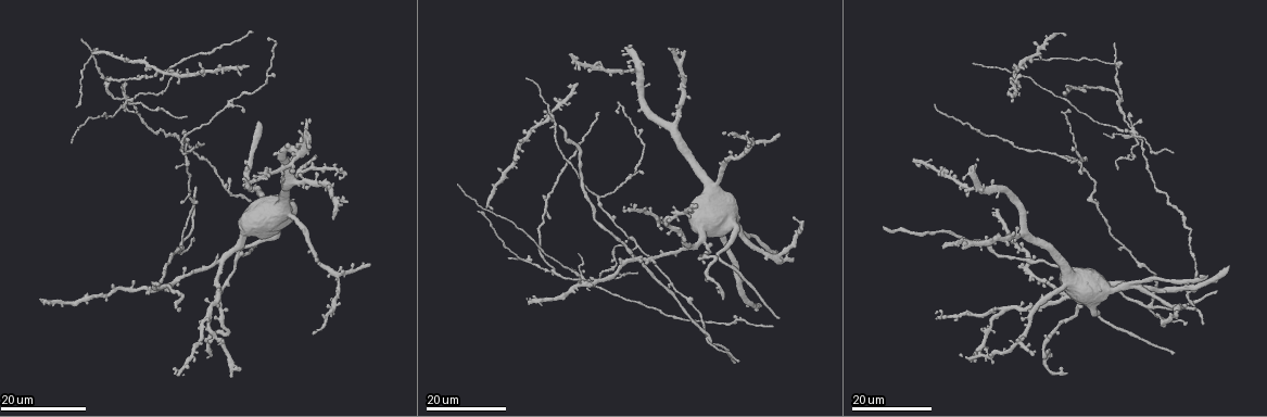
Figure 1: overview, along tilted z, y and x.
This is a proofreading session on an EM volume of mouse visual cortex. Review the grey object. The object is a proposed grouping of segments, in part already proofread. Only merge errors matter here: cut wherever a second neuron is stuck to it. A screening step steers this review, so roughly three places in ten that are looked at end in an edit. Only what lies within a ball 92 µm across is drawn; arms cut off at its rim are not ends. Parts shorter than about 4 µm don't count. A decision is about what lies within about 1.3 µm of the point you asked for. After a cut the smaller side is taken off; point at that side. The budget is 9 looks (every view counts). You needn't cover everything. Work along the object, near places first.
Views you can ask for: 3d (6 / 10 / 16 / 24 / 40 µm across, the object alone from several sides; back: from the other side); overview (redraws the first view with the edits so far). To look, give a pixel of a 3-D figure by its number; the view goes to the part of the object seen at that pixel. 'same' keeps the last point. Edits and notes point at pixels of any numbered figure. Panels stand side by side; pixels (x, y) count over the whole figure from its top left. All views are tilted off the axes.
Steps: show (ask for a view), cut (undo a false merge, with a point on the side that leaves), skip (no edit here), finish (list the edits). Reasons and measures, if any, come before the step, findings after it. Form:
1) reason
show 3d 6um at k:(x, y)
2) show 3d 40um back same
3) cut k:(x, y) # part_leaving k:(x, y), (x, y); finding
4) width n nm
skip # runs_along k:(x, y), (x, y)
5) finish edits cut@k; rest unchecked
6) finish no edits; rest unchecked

a fork
show 3d 16um at 1:(599, 195)

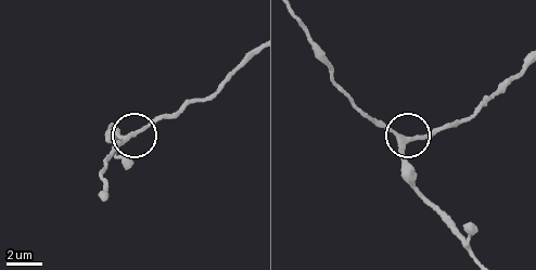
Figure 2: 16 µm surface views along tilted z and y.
show 3d 6um at 2:(407, 141)

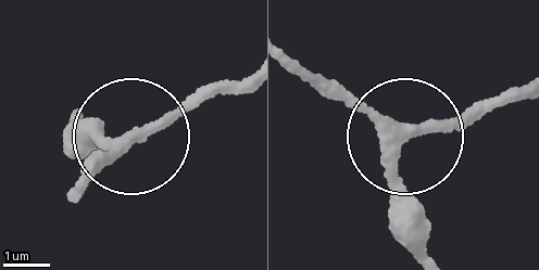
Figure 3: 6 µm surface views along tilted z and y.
width 250 nm
skip # runs_along 3:(424, 254), (392, 125), (323, 74); continuous, no second neuron

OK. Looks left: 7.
small branch off a trunk
show 3d 24um at 1:(630, 174)

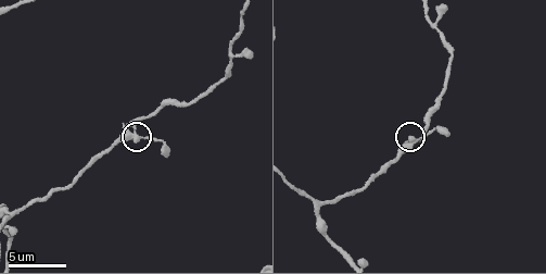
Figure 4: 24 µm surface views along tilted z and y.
zoom in
show 3d 10um at 4:(410, 140)

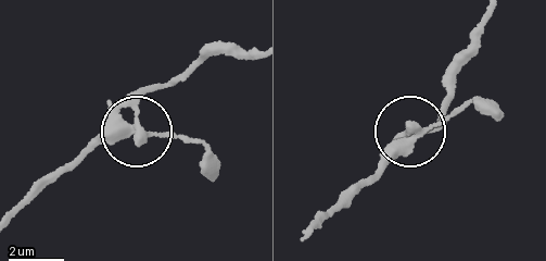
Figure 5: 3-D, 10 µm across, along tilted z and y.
skip # runs_along 5:(20, 208), (96, 145), (126, 132), (164, 131), (204, 145); continuous, no second neuron

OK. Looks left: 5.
four or more arms meet
show 3d 16um at 1:(1151, 302)

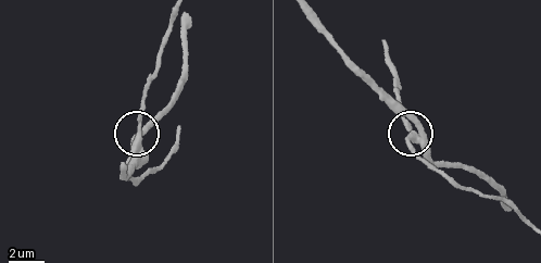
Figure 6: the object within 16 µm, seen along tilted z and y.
show 3d 6um at 6:(139, 143)

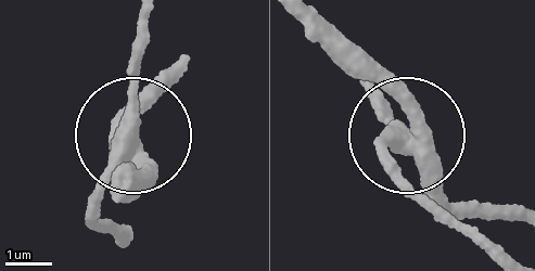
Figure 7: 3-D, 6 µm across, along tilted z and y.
side_arm 20 um
cut 7:(149, 171) # part_leaving 7:(415, 150), (409, 92), (318, 20); two neurons meet here

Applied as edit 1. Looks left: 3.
show overview

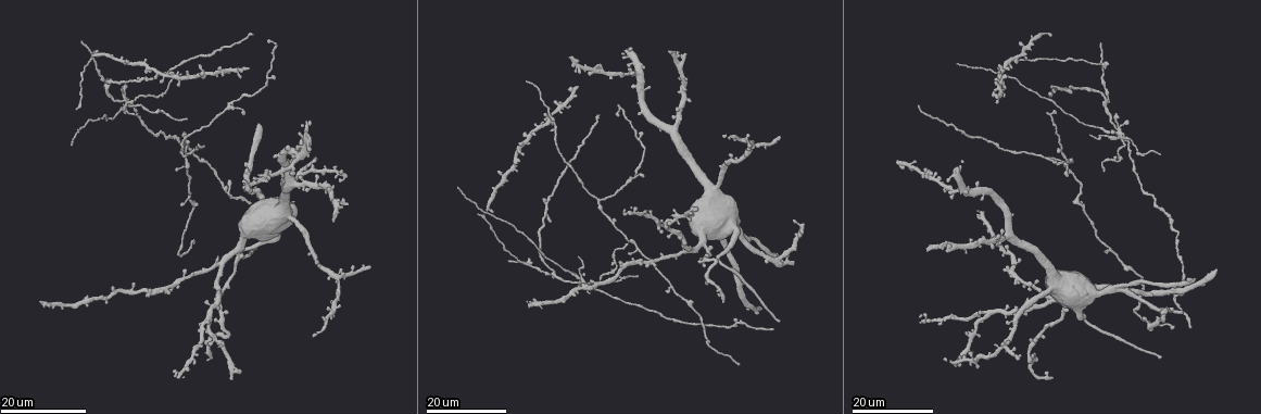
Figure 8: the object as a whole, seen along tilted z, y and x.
a fork
show 3d 16um at 8:(219, 267)

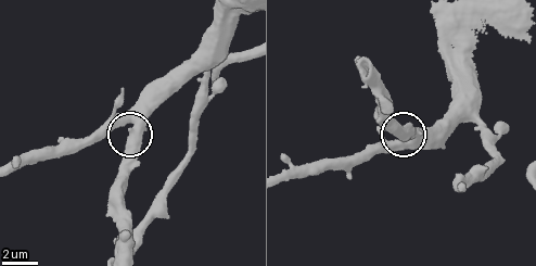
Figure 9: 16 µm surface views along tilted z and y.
closer look
show 3d 6um at 9:(135, 127)

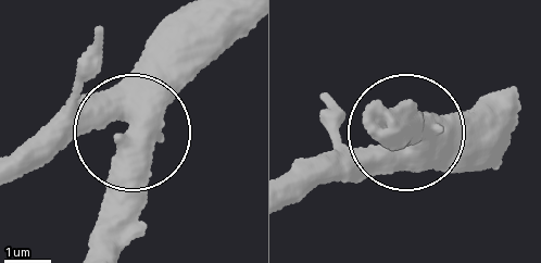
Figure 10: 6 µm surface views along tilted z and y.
width 500 nm
skip # runs_along 10:(230, 17), (149, 77), (101, 238); all the same neuron

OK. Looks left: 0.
finish edits cut@7; rest unchecked

